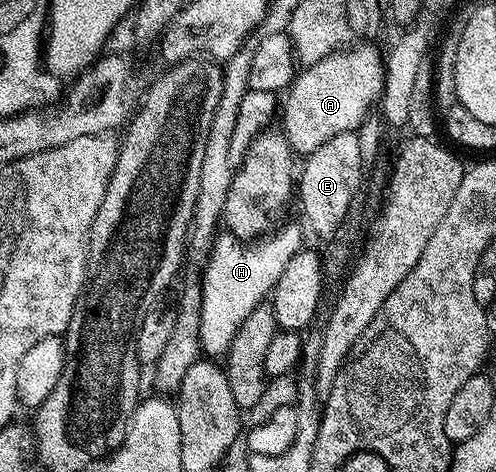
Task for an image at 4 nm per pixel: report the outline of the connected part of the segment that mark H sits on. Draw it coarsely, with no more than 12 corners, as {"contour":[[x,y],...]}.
{"contour":[[286,221],[247,243],[219,234],[200,278],[198,341],[225,356],[303,250]]}

